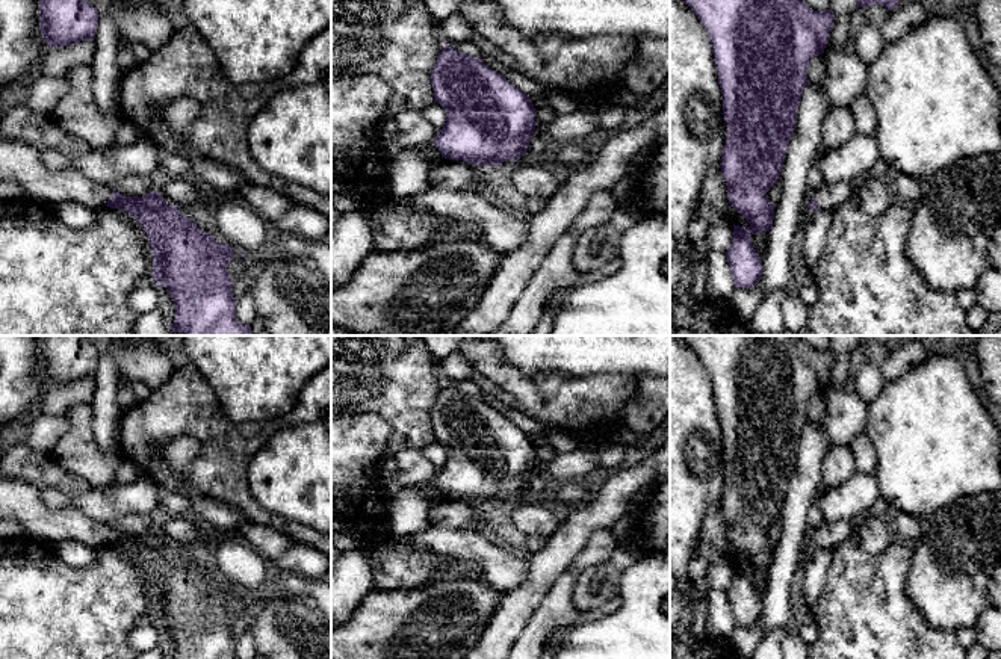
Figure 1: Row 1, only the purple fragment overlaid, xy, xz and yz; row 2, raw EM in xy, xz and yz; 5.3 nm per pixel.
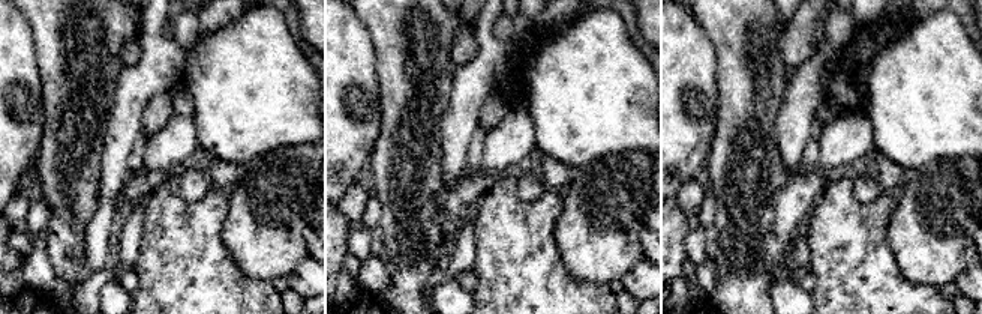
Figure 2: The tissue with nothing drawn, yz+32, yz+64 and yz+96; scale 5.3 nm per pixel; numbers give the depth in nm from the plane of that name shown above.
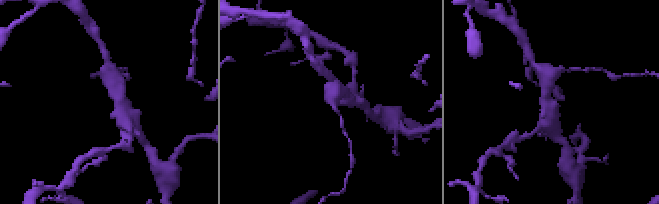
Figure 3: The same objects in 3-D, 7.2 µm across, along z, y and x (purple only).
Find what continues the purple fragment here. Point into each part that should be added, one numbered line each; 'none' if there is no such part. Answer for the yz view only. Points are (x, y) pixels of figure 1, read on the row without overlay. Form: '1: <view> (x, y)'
1: yz (829, 534)

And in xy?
1: xy (20, 501)

